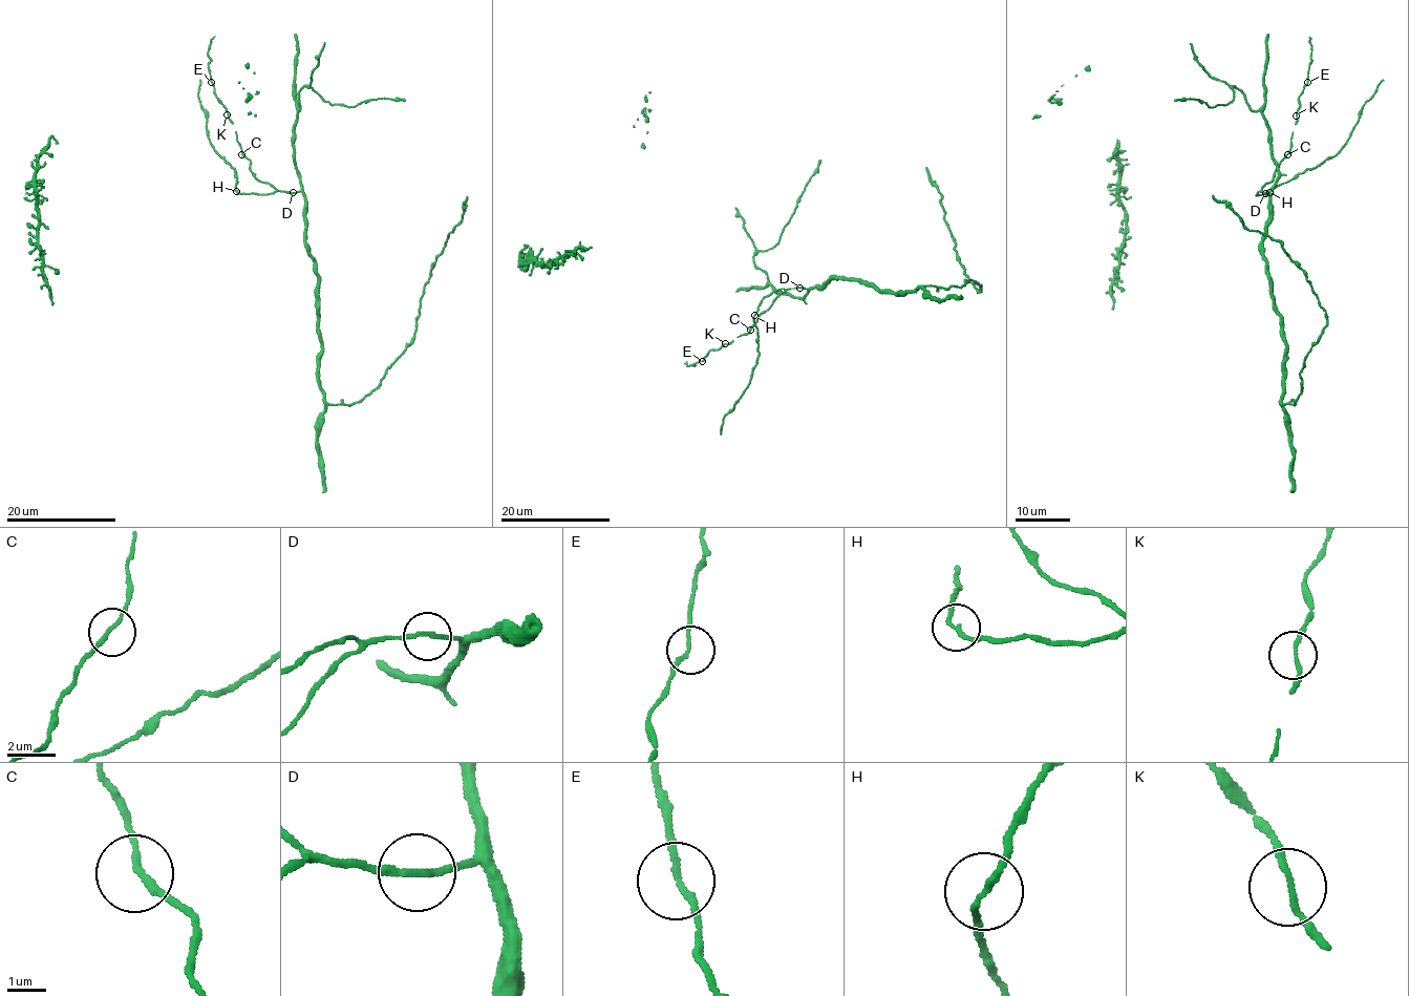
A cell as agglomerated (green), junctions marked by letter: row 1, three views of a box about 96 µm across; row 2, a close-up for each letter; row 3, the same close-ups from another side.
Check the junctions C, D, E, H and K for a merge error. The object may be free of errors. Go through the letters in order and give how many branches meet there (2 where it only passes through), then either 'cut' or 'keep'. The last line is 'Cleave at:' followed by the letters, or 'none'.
C: branches 2; keep
D: branches 2; keep
E: branches 2; keep
H: branches 2; keep
K: branches 2; keep
Cleave at: none

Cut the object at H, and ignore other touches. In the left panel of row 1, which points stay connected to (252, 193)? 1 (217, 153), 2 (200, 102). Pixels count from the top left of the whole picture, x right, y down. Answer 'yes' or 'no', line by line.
1: no
2: no

